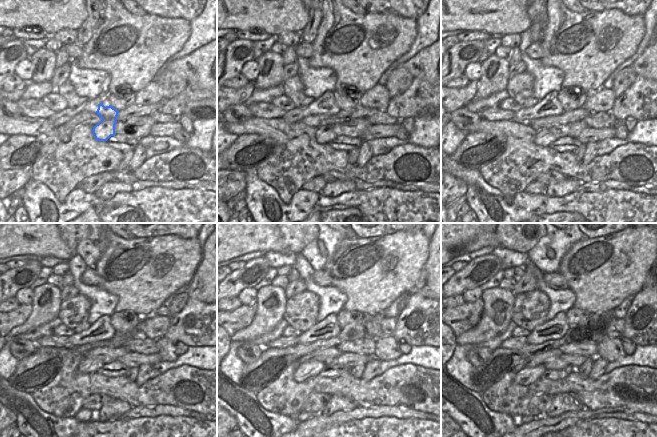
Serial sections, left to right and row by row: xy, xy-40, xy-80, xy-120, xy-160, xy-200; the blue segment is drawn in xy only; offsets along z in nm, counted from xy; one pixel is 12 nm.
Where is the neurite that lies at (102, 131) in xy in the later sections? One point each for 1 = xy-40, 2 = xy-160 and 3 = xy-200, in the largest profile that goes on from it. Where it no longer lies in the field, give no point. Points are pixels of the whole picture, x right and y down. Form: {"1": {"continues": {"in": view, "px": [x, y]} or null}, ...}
{"1": {"continues": {"in": "xy-40", "px": [324, 134]}}, "2": {"continues": {"in": "xy-160", "px": [305, 370]}}, "3": {"continues": {"in": "xy-200", "px": [527, 376]}}}

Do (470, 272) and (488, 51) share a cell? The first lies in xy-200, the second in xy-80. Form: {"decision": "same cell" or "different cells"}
{"decision": "different cells"}

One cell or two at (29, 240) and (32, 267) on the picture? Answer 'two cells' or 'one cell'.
two cells

